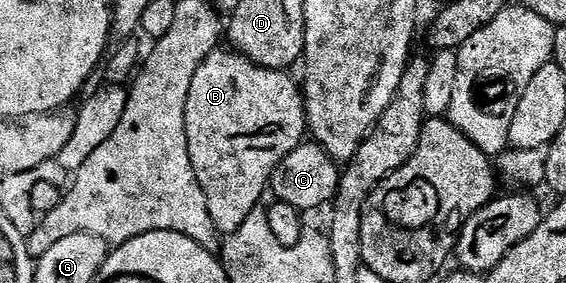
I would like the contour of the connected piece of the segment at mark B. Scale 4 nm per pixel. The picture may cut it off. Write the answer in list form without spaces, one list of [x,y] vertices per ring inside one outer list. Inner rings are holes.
[[[220,46],[211,52],[201,66],[197,66],[197,74],[193,74],[193,82],[189,86],[189,102],[185,102],[185,138],[189,146],[189,162],[193,162],[193,170],[197,174],[197,182],[205,194],[205,206],[209,206],[209,214],[213,217],[213,226],[217,226],[220,234],[230,234],[241,230],[241,222],[252,219],[256,215],[255,207],[259,199],[269,192],[271,175],[277,170],[277,166],[286,156],[293,154],[295,147],[304,143],[308,135],[307,105],[303,102],[303,94],[296,77],[290,71],[278,68],[262,68],[260,64],[253,63],[248,56],[236,52],[227,46]]]

